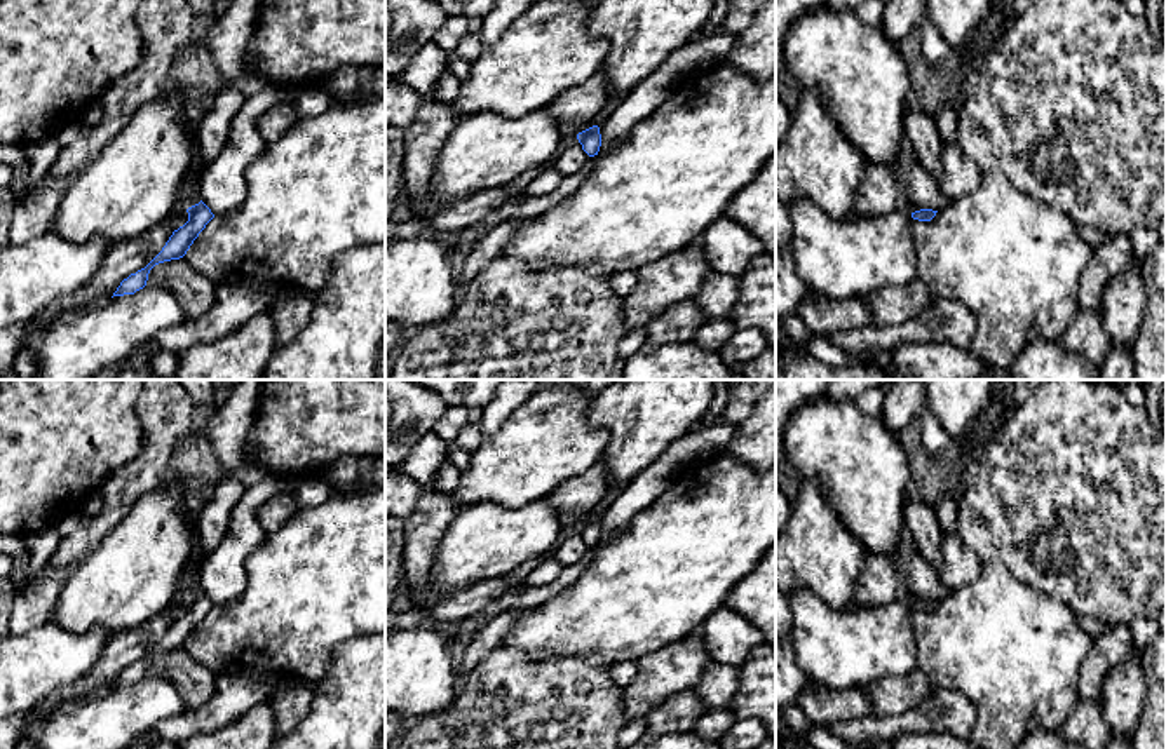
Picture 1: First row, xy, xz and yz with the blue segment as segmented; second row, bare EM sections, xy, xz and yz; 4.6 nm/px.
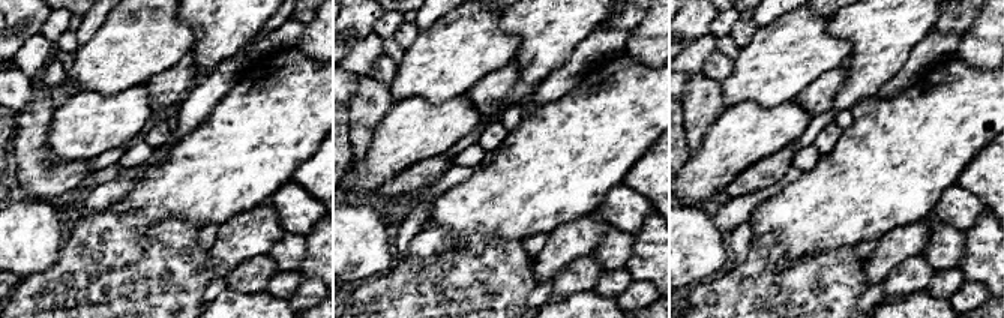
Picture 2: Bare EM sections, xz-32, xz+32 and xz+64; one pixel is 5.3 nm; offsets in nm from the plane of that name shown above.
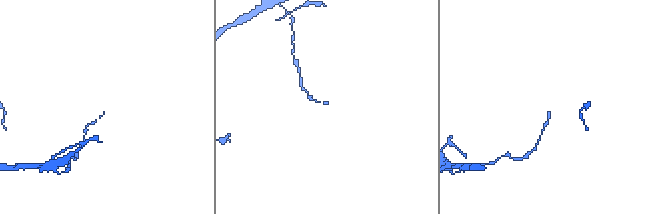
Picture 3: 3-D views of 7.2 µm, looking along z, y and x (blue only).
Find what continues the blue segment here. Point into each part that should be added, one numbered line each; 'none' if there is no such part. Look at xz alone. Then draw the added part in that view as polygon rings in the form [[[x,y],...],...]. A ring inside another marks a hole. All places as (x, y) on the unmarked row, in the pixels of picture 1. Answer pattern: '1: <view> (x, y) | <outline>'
none

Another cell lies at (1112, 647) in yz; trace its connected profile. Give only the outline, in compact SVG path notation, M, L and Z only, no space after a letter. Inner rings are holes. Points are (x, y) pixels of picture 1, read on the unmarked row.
M1108 624L1107 631L1093 638L1093 648L1079 674L1079 695L1100 700L1108 672L1119 665L1133 648L1129 624Z

